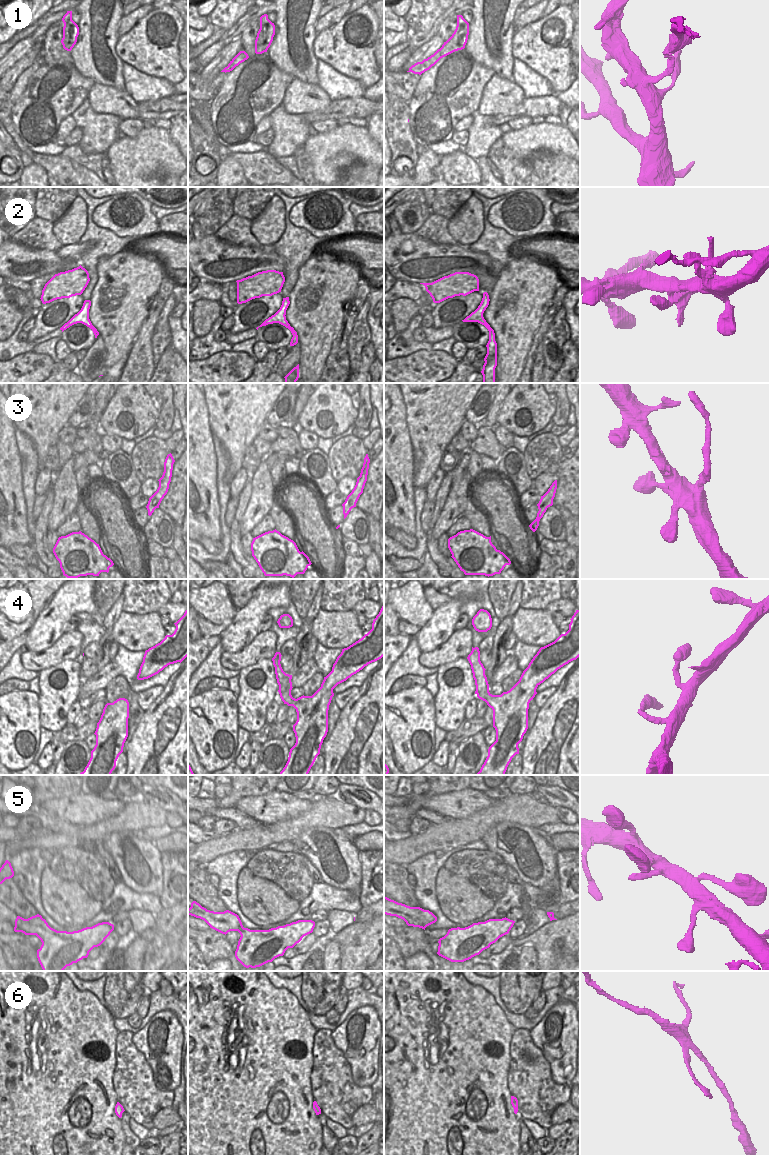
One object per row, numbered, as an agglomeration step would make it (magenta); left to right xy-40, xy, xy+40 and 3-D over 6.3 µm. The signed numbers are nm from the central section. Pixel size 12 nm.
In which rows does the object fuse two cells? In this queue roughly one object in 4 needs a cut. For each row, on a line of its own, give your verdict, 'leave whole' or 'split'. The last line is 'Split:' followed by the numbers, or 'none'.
1: split
2: leave whole
3: split
4: leave whole
5: leave whole
6: leave whole
Split: 1, 3

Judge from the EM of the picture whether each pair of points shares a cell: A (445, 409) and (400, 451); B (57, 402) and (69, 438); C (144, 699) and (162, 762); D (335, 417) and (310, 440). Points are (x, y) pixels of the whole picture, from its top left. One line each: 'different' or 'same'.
A: different
B: different
C: different
D: different

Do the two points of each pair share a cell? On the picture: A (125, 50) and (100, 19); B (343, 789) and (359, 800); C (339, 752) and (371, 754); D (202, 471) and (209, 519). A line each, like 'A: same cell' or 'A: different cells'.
A: different cells
B: same cell
C: same cell
D: same cell

